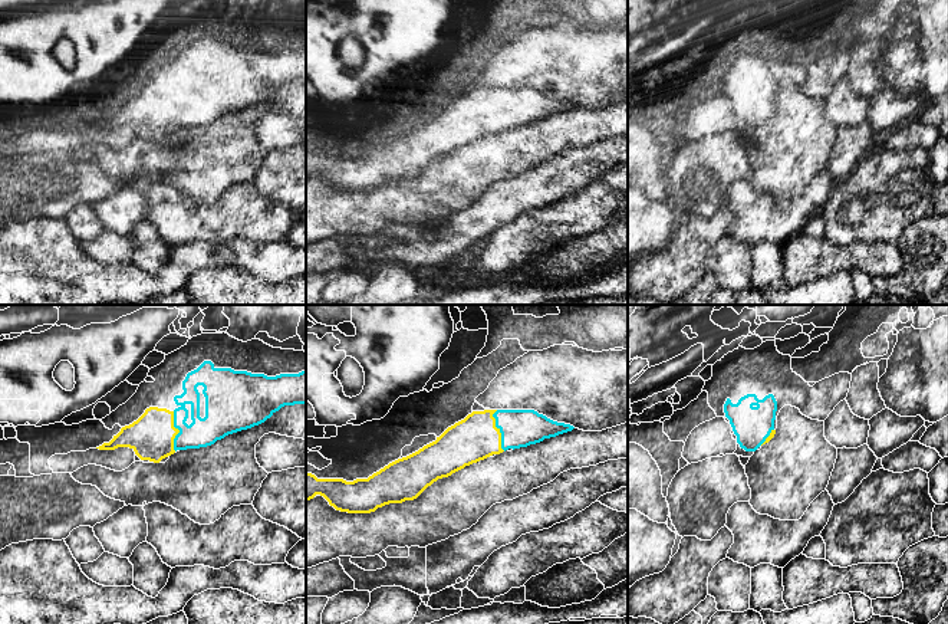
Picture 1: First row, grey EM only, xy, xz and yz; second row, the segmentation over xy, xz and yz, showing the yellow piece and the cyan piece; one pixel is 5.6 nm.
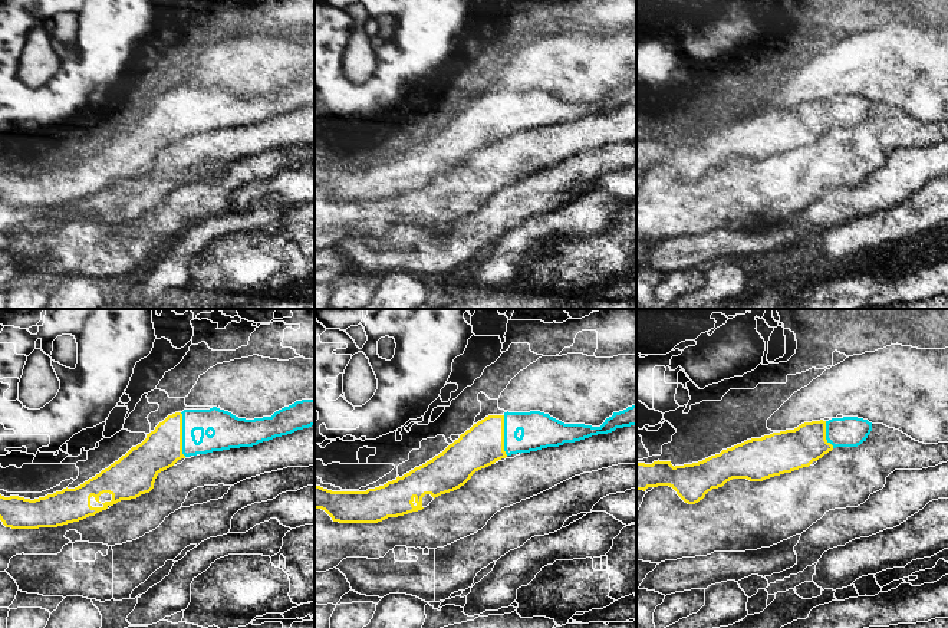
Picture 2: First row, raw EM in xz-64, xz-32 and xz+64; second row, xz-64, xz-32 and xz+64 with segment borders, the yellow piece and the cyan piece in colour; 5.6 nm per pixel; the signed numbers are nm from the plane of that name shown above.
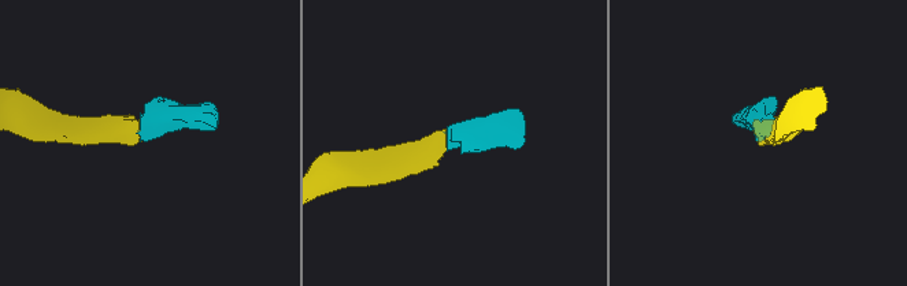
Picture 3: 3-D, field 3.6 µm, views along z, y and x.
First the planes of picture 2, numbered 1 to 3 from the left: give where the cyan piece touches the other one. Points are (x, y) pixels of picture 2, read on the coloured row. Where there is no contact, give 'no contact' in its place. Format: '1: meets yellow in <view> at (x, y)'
1: meets yellow in xz-64 at (181, 434)
2: meets yellow in xz-32 at (503, 436)
3: meets yellow in xz+64 at (825, 434)

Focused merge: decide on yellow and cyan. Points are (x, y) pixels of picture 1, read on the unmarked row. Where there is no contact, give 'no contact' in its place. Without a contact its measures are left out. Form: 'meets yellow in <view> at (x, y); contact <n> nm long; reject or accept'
meets yellow in xz at (499, 108); contact 240 nm long; accept

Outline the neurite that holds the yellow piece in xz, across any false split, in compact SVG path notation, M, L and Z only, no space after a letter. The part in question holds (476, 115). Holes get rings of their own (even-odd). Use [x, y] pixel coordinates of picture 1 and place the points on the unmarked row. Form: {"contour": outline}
{"contour": "M534 88L473 89L435 119L389 141L368 157L346 160L306 151L306 180L320 173L336 188L371 191L389 181L414 178L438 157L493 132L527 125L573 106Z"}

